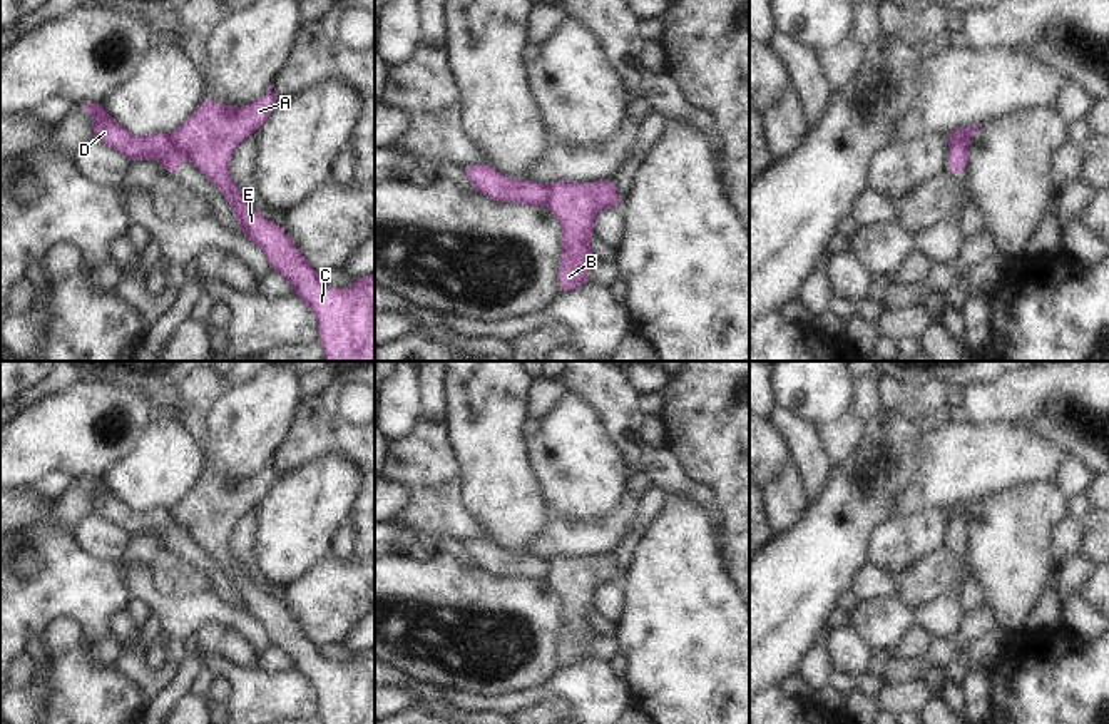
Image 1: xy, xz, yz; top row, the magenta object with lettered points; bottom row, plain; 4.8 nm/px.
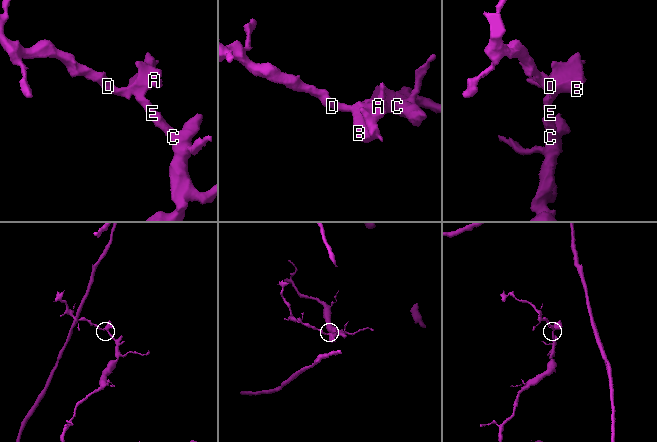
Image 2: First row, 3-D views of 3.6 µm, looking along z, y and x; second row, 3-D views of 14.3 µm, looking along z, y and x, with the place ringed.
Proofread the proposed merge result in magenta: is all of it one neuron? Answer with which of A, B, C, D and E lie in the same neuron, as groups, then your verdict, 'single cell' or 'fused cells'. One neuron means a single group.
groups A B C E / D; fused cells

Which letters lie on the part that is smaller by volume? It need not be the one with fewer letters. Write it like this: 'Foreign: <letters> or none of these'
Foreign: D

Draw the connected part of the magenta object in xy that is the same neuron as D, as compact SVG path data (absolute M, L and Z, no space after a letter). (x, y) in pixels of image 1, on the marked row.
M80 104L92 115L94 139L119 150L127 161L159 159L164 172L177 176L181 167L179 150L166 134L137 137L119 125L102 104Z

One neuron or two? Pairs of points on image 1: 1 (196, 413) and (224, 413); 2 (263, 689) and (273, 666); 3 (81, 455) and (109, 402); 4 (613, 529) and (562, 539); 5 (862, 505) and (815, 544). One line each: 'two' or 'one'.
1: two
2: two
3: one
4: one
5: one

